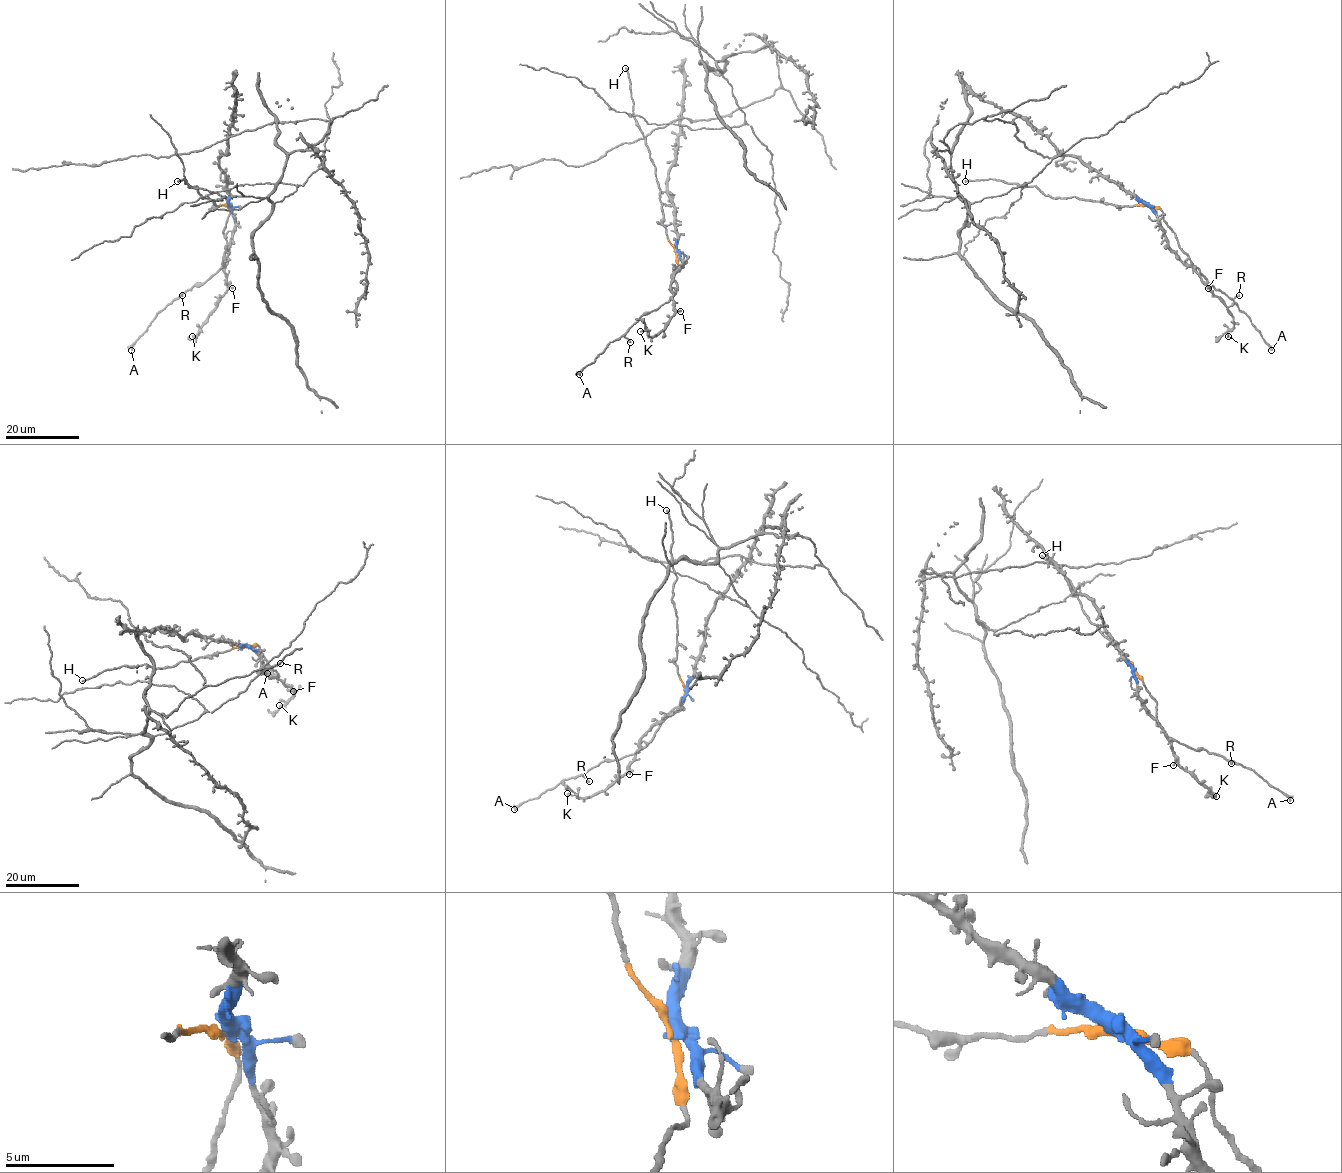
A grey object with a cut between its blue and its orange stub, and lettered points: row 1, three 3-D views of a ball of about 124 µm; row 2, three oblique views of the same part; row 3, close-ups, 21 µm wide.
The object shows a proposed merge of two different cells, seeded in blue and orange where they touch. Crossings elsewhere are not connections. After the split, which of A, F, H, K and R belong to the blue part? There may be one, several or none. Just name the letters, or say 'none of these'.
F, K

